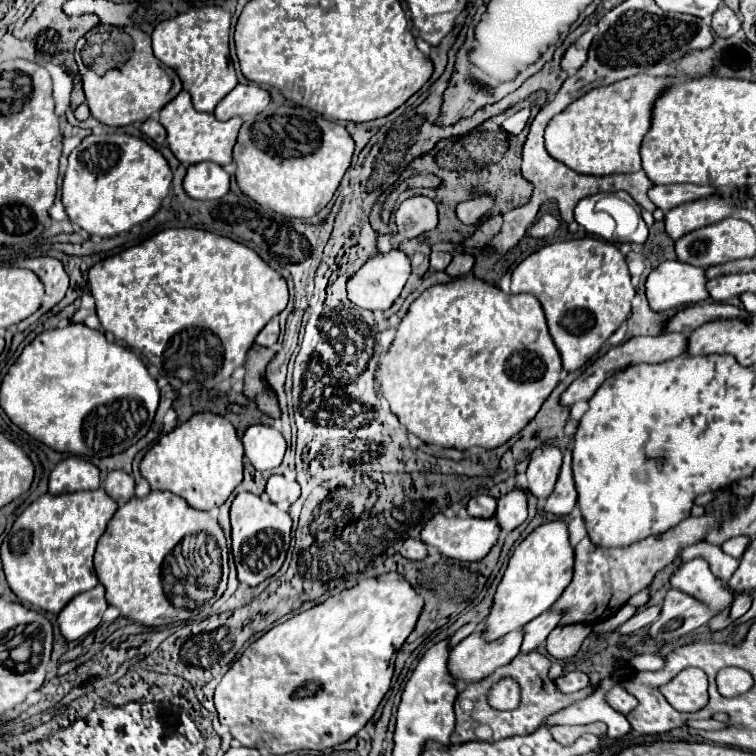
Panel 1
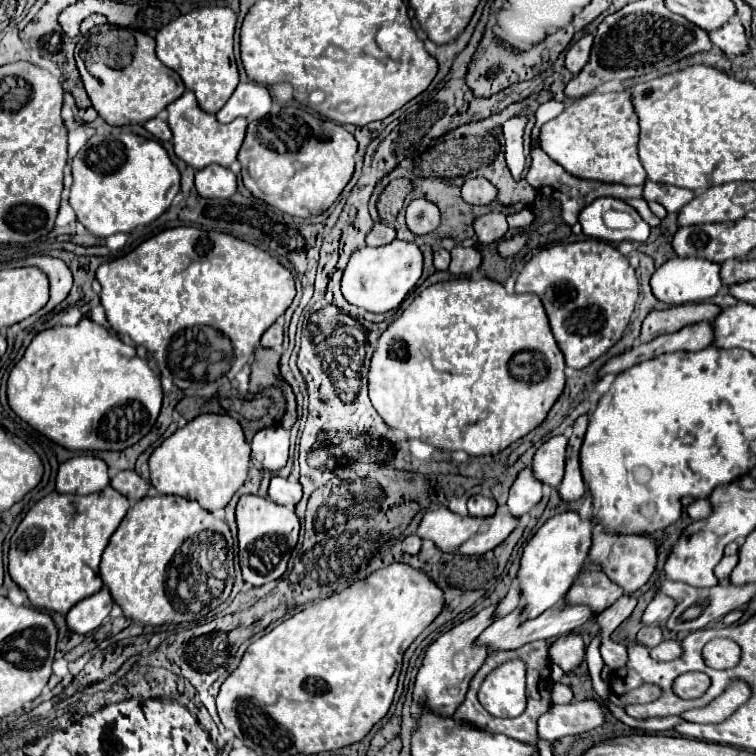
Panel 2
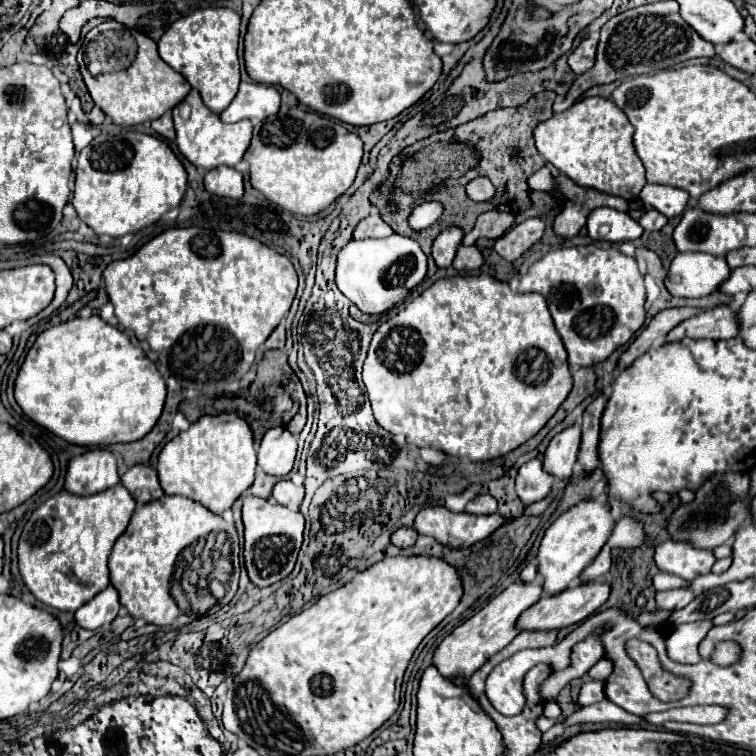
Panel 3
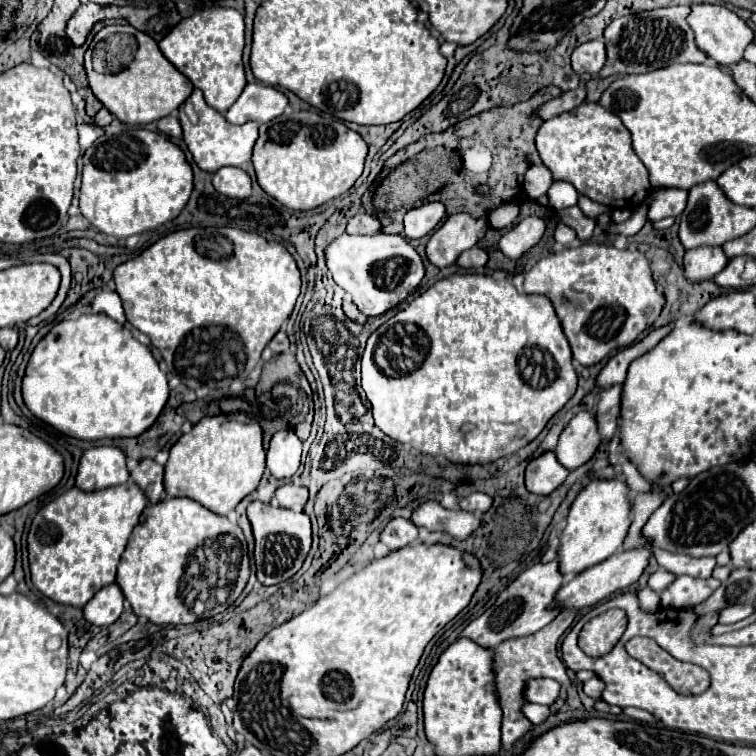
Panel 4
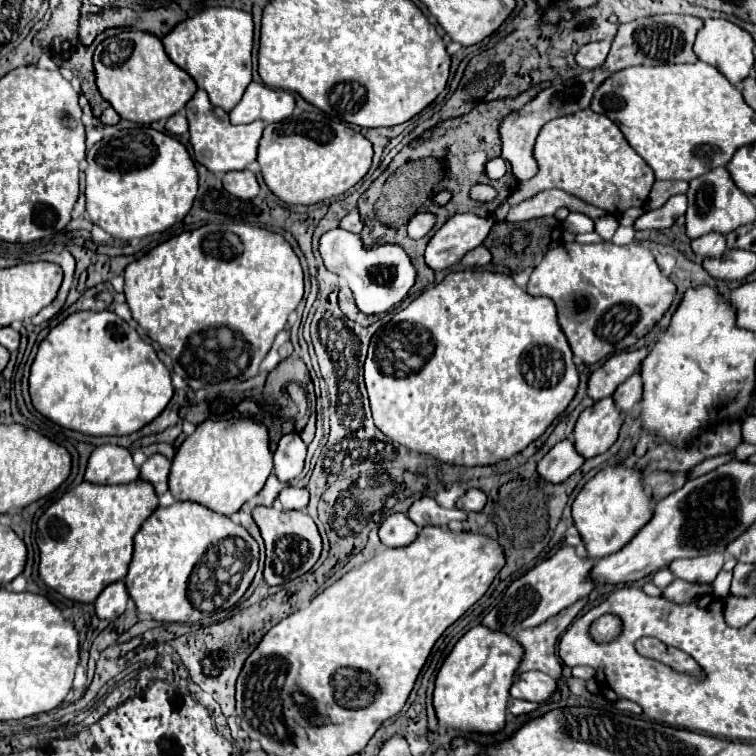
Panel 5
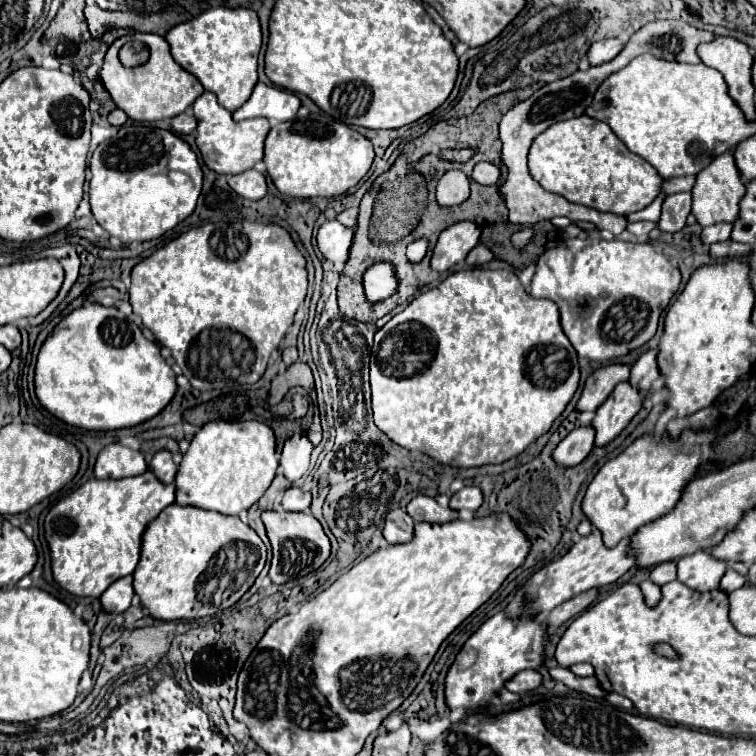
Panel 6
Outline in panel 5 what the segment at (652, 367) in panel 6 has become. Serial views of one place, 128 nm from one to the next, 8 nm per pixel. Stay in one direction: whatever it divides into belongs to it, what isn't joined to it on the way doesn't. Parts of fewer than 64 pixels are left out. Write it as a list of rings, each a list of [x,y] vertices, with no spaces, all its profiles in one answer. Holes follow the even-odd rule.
[[[636,370],[624,384],[620,384],[620,388],[616,388],[616,392],[612,394],[612,398],[616,400],[616,406],[628,414],[628,410],[632,410],[636,404],[640,404],[640,396],[642,396],[642,380],[640,380],[640,370]]]

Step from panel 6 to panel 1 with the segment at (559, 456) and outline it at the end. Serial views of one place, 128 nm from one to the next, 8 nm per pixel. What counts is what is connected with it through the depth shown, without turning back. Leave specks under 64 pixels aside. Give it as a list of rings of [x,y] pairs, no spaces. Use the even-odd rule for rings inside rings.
[[[514,488],[498,500],[496,518],[504,534],[518,528],[526,520],[526,516],[528,516],[528,498],[524,488]]]

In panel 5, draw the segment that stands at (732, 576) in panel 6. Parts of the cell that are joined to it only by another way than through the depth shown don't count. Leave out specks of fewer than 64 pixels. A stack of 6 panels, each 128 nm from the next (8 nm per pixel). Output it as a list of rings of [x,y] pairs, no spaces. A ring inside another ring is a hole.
[[[722,570],[722,572],[718,574],[718,578],[714,580],[714,584],[712,584],[714,594],[726,598],[726,596],[730,594],[730,584],[732,584],[732,572],[724,572],[724,570]]]

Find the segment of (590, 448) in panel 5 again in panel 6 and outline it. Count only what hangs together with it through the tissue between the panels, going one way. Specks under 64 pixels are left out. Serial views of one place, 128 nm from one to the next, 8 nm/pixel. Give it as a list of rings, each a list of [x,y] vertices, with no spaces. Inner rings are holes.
[[[620,382],[612,394],[606,398],[606,402],[596,410],[596,416],[592,420],[592,426],[596,428],[596,446],[606,446],[612,442],[626,426],[628,422],[638,414],[642,408],[646,396],[640,396],[632,384]]]

